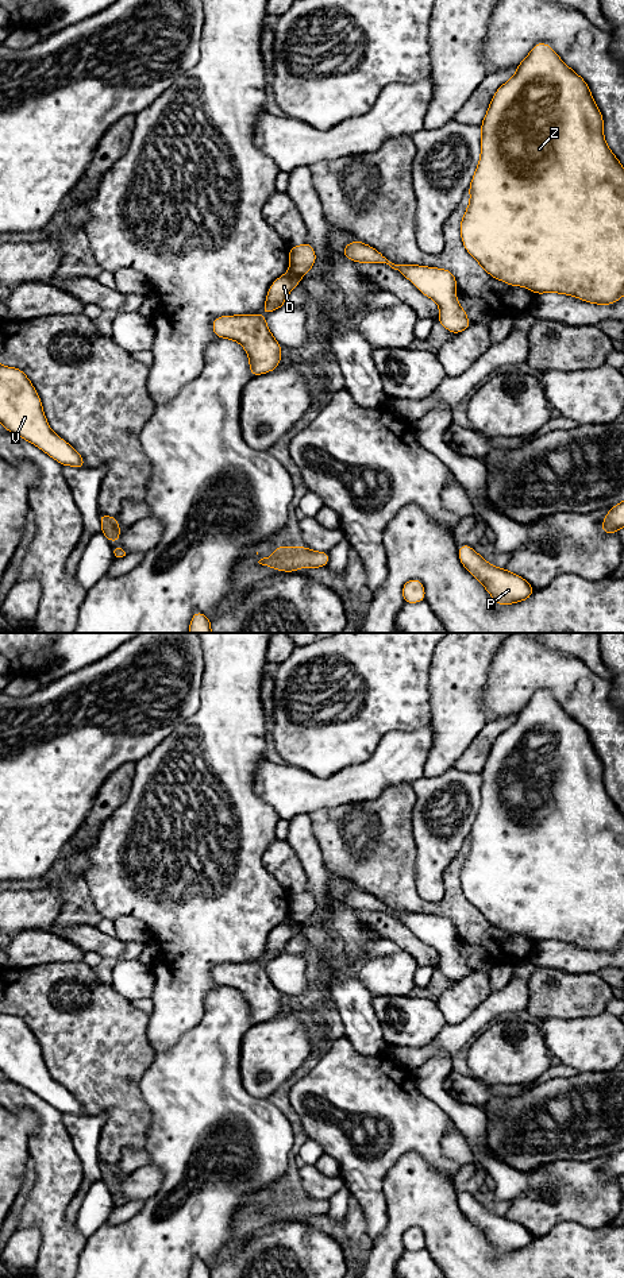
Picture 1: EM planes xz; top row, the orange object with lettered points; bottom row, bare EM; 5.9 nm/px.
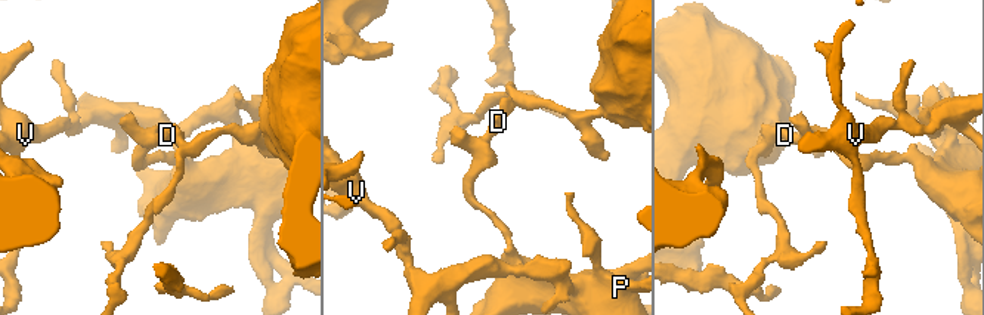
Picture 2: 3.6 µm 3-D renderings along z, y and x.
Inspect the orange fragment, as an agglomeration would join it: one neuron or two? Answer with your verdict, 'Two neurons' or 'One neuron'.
Two neurons

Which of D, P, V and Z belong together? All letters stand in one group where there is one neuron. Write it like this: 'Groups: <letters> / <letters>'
Groups: D P / V Z

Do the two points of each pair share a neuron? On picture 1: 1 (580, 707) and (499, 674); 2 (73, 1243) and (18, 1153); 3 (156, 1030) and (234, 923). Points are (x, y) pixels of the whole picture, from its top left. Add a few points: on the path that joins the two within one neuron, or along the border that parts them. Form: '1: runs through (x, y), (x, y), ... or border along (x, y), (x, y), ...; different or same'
1: runs through (566, 686), (554, 674), (520, 674); same
2: border along (39, 1127), (30, 1135), (27, 1145), (29, 1157); different
3: runs through (178, 1003), (183, 975), (207, 950); same

